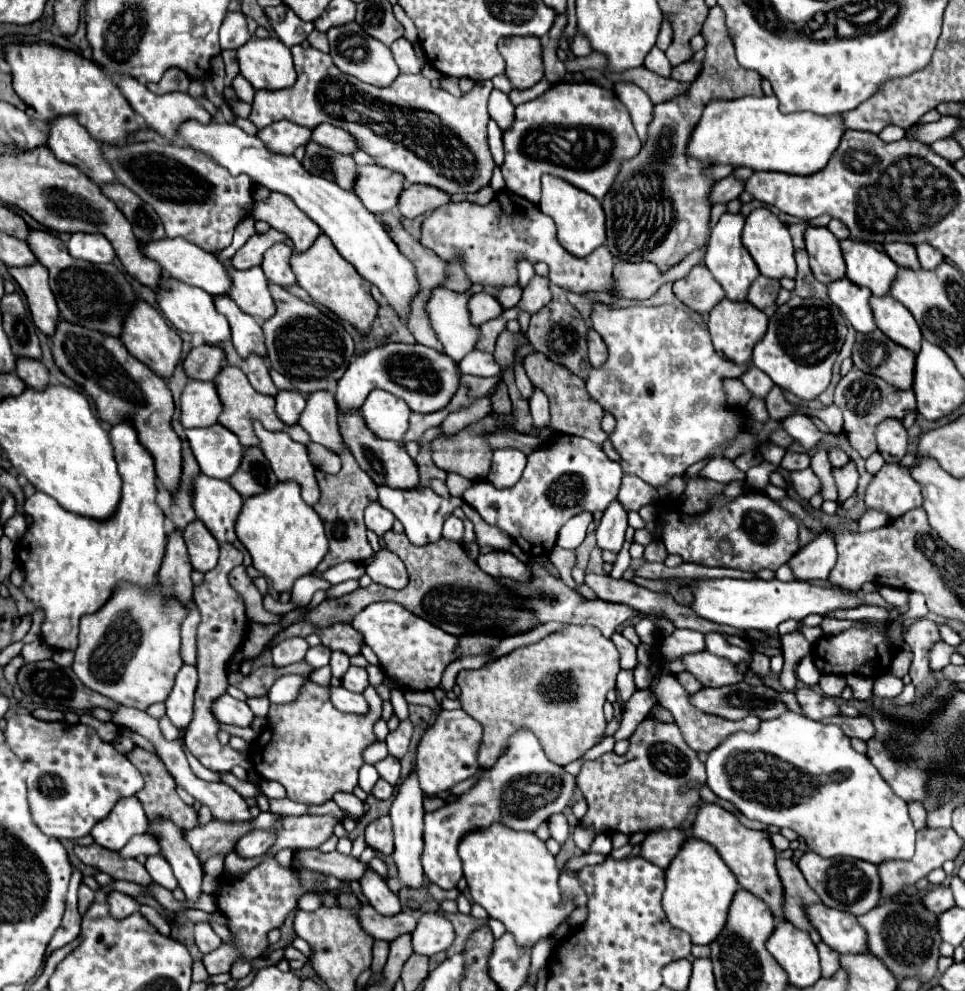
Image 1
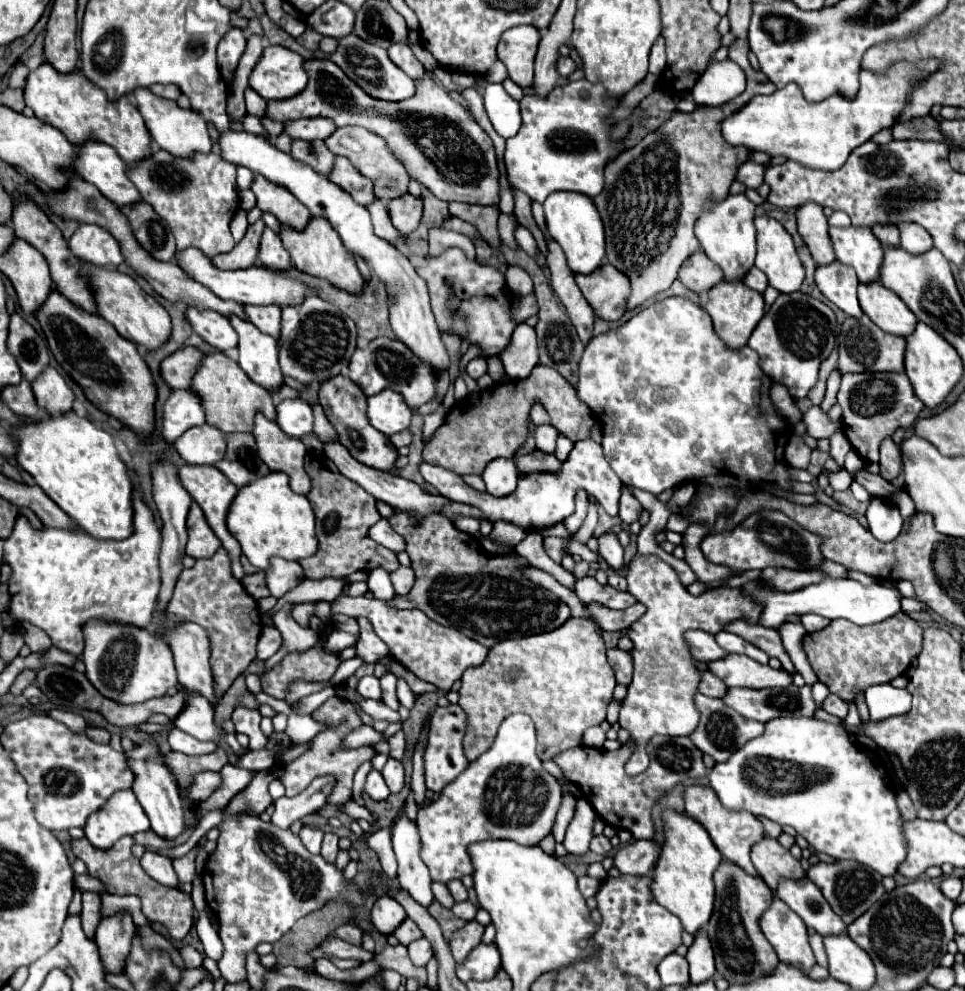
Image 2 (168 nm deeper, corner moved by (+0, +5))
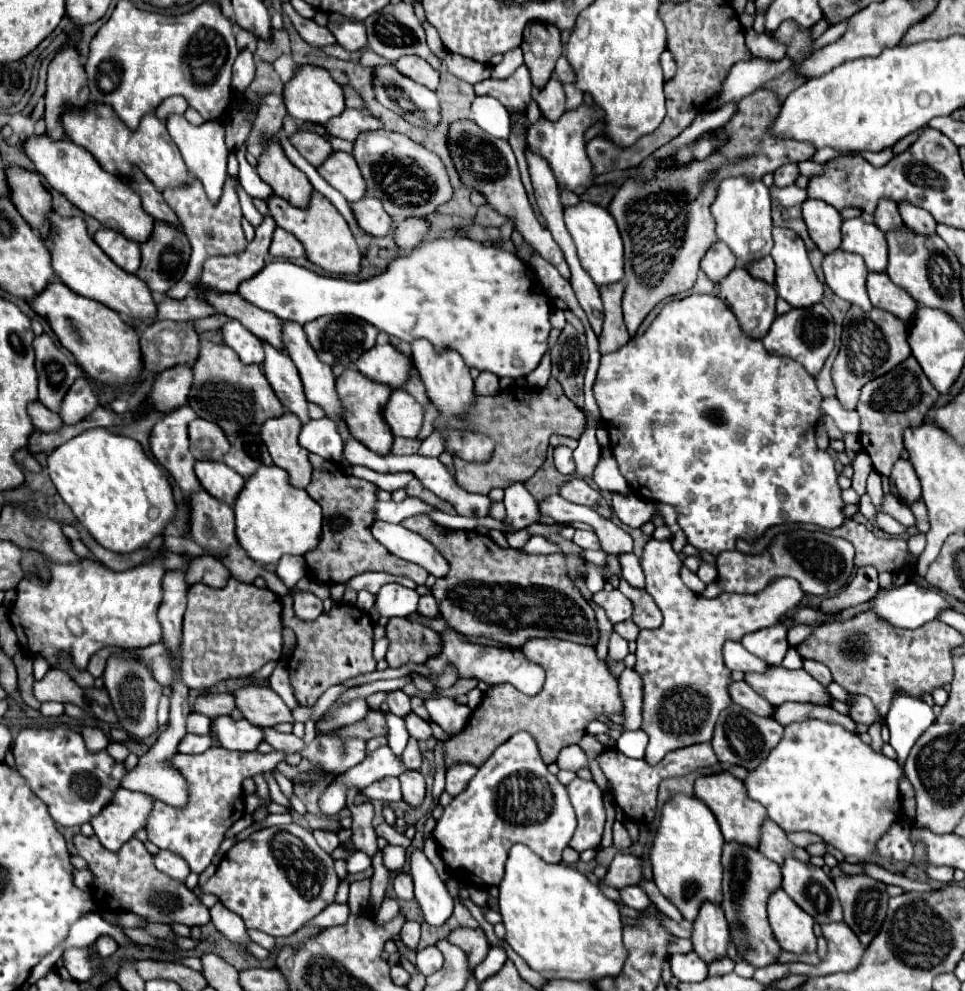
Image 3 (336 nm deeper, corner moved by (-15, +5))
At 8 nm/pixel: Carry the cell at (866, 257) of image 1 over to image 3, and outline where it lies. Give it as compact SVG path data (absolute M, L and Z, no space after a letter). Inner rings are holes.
M860 217L846 219L842 223L840 249L862 255L868 271L874 271L874 273L886 271L886 263L888 263L886 237L874 223L864 223Z

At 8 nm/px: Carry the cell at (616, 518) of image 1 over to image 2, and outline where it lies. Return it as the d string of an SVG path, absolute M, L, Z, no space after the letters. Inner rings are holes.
M603 533L599 537L599 553L603 555L603 559L609 563L611 569L621 571L623 569L623 547L619 545L615 533Z

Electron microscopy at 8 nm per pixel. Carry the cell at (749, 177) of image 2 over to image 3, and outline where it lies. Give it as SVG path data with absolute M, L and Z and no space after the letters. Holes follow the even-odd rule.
M792 163L792 165L782 165L782 167L778 167L778 169L774 171L774 185L776 185L776 187L792 185L792 183L796 181L796 177L798 177L798 169L796 169L794 163Z

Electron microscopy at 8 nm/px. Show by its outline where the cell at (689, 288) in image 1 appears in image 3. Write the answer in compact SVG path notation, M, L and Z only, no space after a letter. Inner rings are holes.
M714 243L700 261L700 269L712 283L720 283L736 267L736 257L728 251L726 243Z

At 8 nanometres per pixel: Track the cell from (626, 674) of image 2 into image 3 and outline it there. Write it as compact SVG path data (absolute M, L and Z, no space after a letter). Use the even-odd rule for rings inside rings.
M624 669L620 675L620 691L624 699L624 715L626 723L624 727L628 731L640 729L642 723L642 677L636 673L636 669Z

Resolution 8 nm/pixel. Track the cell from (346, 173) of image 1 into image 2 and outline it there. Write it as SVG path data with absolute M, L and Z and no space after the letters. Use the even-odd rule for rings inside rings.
M295 139L293 145L291 145L291 155L299 163L305 163L305 165L313 167L313 171L317 171L321 175L329 175L329 171L333 167L333 159L335 159L333 153L325 147L323 141Z

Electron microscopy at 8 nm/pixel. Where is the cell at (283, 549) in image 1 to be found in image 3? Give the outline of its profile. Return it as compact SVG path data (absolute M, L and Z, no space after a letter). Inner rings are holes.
M276 465L260 467L246 481L236 503L236 537L246 553L262 563L278 563L282 555L306 555L314 551L322 535L322 507L304 491L292 487L288 473Z

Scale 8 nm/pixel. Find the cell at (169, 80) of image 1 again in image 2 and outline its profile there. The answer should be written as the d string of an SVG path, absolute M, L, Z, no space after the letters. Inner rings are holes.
M153 85L151 93L157 97L163 97L163 99L171 99L171 101L175 101L181 95L179 87L175 87L175 85Z

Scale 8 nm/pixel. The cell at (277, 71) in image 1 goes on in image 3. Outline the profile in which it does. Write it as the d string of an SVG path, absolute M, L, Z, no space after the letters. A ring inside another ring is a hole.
M300 65L288 83L284 83L284 105L288 113L298 121L310 121L324 125L332 115L344 111L342 87L330 77L324 67L318 65Z

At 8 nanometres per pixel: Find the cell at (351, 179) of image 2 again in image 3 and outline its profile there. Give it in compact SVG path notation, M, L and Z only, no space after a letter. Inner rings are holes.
M334 151L330 159L318 169L318 173L334 187L338 189L348 203L354 203L366 195L366 181L350 153Z

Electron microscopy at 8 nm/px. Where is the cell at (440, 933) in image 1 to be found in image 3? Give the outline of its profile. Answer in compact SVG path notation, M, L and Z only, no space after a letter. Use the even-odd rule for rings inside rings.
M426 947L422 951L418 951L418 957L416 957L416 967L422 975L432 975L436 973L444 963L444 955L440 953L438 947Z

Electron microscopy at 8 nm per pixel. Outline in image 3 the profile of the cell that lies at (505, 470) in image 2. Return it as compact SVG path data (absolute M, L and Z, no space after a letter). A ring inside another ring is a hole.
M510 483L504 489L504 505L506 505L506 531L518 531L524 529L530 523L536 523L540 519L538 503L532 497L532 493L524 487L524 483Z

